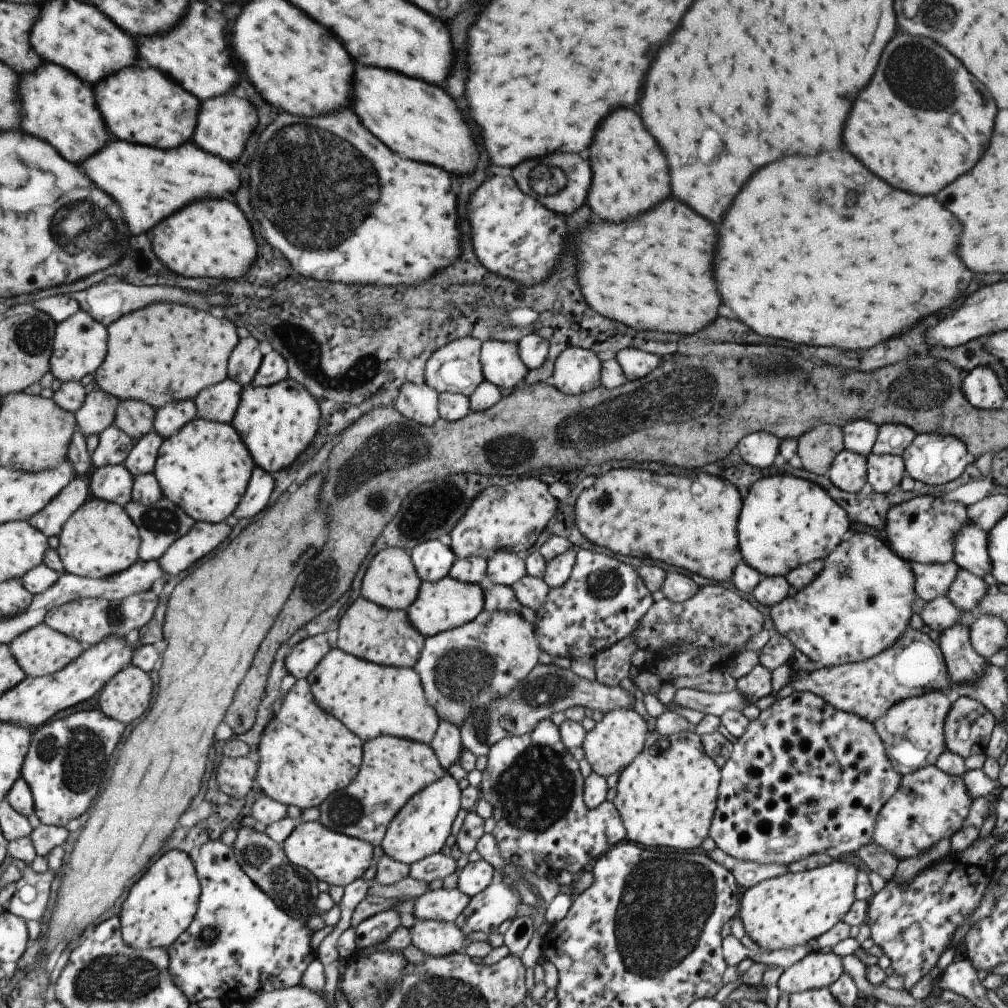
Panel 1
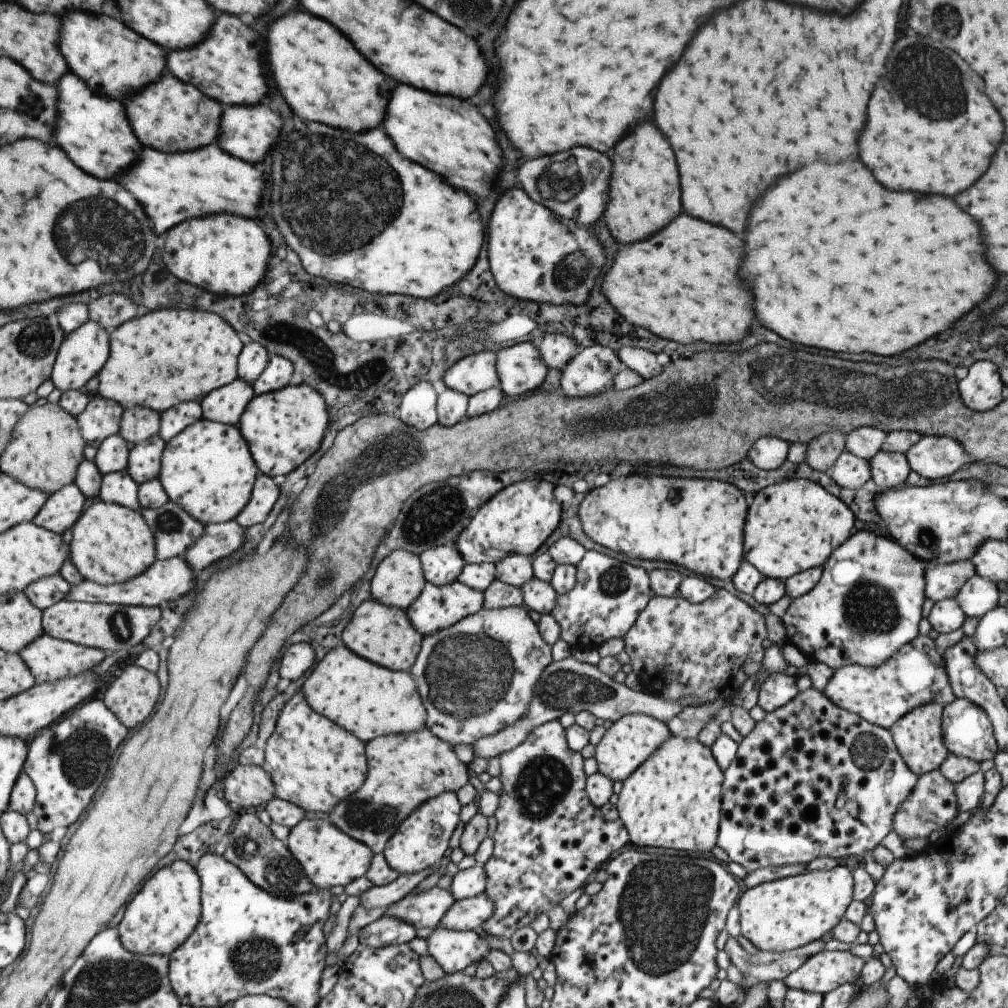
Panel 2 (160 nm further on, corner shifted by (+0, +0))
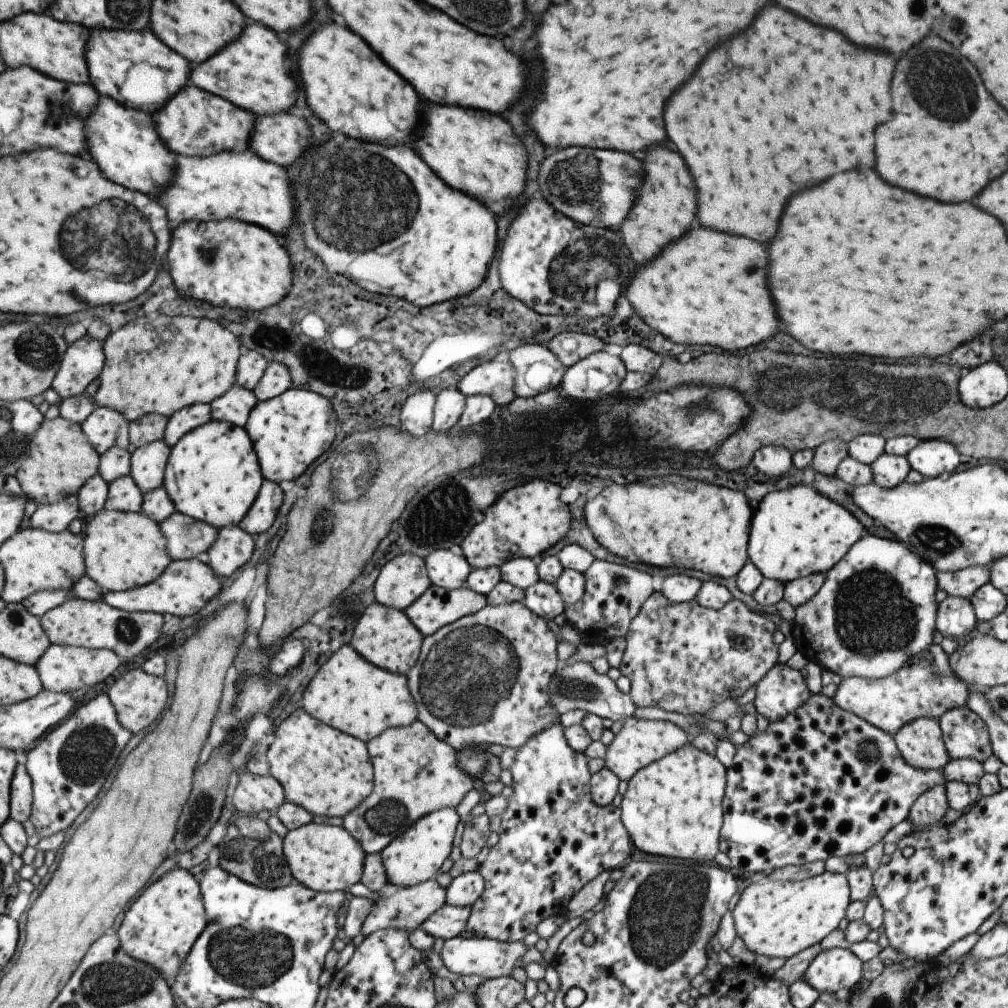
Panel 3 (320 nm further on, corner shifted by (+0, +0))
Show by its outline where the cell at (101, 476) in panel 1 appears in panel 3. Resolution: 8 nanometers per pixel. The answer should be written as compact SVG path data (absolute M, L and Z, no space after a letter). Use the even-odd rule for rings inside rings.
M130 475L112 480L107 488L105 510L135 514L142 512L143 493L136 487Z

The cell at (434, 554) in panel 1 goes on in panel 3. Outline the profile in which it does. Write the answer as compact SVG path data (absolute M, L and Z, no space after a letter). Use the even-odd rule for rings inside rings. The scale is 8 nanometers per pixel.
M449 549L434 550L423 560L430 583L446 591L465 586L472 569L463 555L453 554Z

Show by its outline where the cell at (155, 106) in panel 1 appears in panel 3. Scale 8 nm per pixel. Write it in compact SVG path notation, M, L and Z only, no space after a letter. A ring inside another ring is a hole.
M184 86L166 102L157 114L153 114L153 122L157 134L165 140L171 152L181 156L207 157L225 150L243 152L247 148L254 125L254 115L249 111L195 86Z

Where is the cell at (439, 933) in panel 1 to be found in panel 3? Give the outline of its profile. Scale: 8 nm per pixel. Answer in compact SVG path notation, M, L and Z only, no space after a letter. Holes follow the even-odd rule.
M475 936L469 938L453 937L443 941L441 946L441 962L451 973L475 975L482 980L509 977L516 968L523 969L521 958L527 950L521 941L503 942L495 939L482 939Z

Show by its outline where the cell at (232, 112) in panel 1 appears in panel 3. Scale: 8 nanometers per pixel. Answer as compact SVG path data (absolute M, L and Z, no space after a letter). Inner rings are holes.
M287 112L269 116L254 116L249 151L263 160L289 166L309 146L311 130L305 128L305 118L289 116Z

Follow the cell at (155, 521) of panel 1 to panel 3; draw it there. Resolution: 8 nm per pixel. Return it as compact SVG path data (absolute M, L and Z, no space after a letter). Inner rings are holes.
M177 511L157 524L165 537L166 552L172 561L202 557L213 544L218 531Z

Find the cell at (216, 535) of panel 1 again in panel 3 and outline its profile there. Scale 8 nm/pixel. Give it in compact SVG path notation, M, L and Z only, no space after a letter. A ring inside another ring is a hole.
M237 525L224 526L218 529L213 544L201 558L216 575L227 578L251 558L253 541L253 536L243 532Z

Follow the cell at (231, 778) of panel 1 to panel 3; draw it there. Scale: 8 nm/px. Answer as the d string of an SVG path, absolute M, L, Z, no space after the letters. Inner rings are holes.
M240 771L227 797L234 810L256 815L261 810L273 813L285 802L283 788L271 776L259 776Z

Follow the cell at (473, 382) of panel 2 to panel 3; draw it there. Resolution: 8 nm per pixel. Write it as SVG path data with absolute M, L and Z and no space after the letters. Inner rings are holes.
M490 360L467 370L455 386L464 396L487 395L497 406L505 406L516 396L513 392L514 368L509 361Z

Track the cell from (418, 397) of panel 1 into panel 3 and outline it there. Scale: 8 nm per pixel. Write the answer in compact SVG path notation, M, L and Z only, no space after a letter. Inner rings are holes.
M419 390L405 399L400 406L400 424L411 437L423 436L432 423L434 407L432 390Z

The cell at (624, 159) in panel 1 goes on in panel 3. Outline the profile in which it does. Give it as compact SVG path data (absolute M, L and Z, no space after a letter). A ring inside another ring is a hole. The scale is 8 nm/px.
M655 148L649 150L645 160L645 178L636 192L636 199L628 210L618 232L635 260L635 264L649 263L667 244L675 242L681 234L689 230L689 224L695 218L695 188L693 178L689 176L687 166L683 164L677 152Z

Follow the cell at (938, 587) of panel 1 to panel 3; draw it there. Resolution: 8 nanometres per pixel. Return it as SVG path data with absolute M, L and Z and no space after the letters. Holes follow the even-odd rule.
M975 565L955 572L936 572L938 589L945 590L947 595L968 599L980 586L989 580L988 566Z

